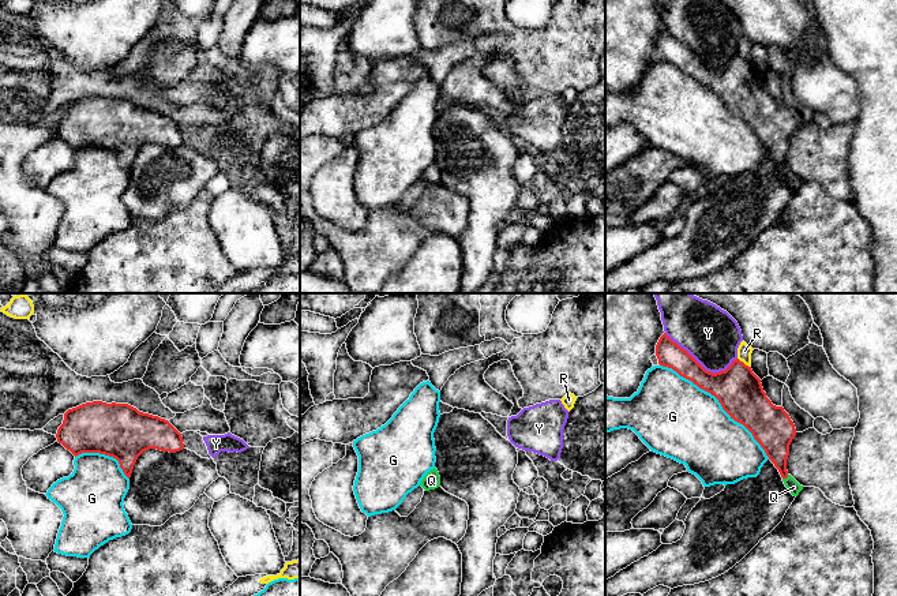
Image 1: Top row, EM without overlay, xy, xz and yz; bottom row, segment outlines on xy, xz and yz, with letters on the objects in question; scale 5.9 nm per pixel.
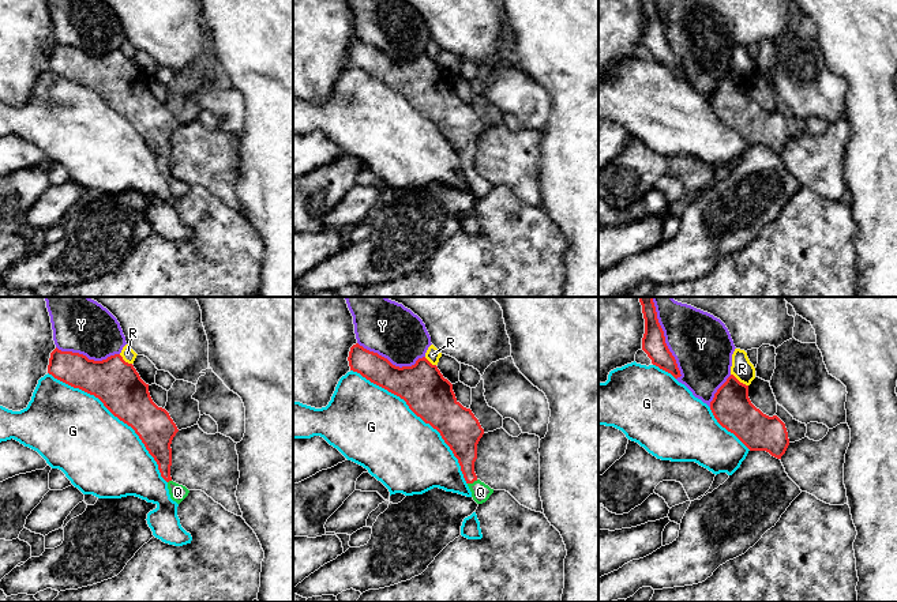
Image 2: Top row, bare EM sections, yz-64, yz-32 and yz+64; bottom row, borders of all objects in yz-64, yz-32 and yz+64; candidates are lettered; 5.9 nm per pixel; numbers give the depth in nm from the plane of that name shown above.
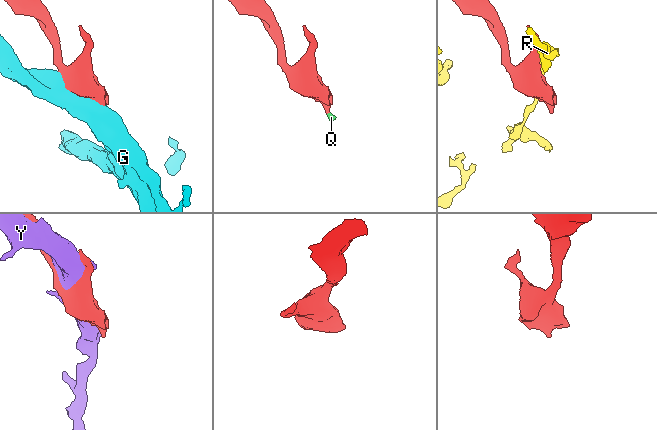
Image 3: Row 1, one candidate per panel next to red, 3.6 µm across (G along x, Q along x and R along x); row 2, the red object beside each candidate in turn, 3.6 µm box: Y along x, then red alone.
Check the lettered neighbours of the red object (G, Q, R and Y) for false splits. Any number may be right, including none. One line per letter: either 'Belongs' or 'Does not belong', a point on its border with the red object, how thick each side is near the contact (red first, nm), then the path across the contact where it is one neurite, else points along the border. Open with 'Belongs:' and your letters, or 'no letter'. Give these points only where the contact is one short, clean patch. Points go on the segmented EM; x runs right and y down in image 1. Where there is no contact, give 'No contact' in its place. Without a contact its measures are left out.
Belongs: Q
G: Does not belong. Touches red at yz (719, 401). Thickness 280 nm (red) against 460 nm
Q: Belongs. Touches red at yz (785, 478). Thickness 200 nm (red) against 80 nm. Path across: yz (774, 437), (785, 478), (794, 487)
R: Does not belong. Touches red at yz (743, 363). Thickness 280 nm (red) against 90 nm
Y: Does not belong. Touches red at yz (700, 364). Thickness 240 nm (red) against 320 nm

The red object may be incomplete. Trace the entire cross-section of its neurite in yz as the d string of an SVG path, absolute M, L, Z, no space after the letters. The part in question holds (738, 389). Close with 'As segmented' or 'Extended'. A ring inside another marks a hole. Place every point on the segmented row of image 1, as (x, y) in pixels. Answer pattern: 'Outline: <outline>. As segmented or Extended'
Outline: M665 333L660 337L656 345L656 356L660 366L672 368L680 376L714 396L731 419L743 424L752 434L754 439L761 445L769 460L778 469L788 491L793 496L799 495L803 486L800 486L787 471L789 445L796 435L795 424L782 406L773 405L766 397L761 379L752 372L751 367L736 359L725 371L716 374L709 372Z. Extended

